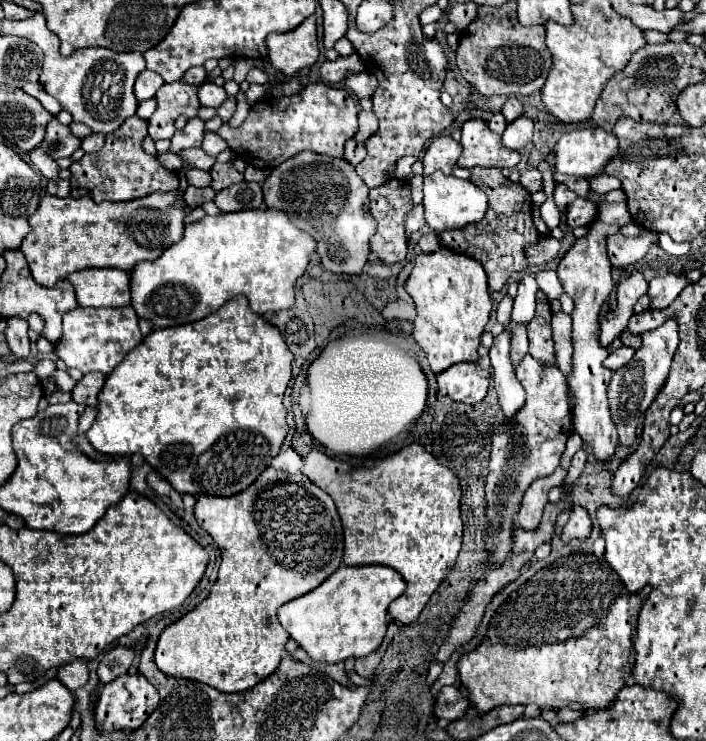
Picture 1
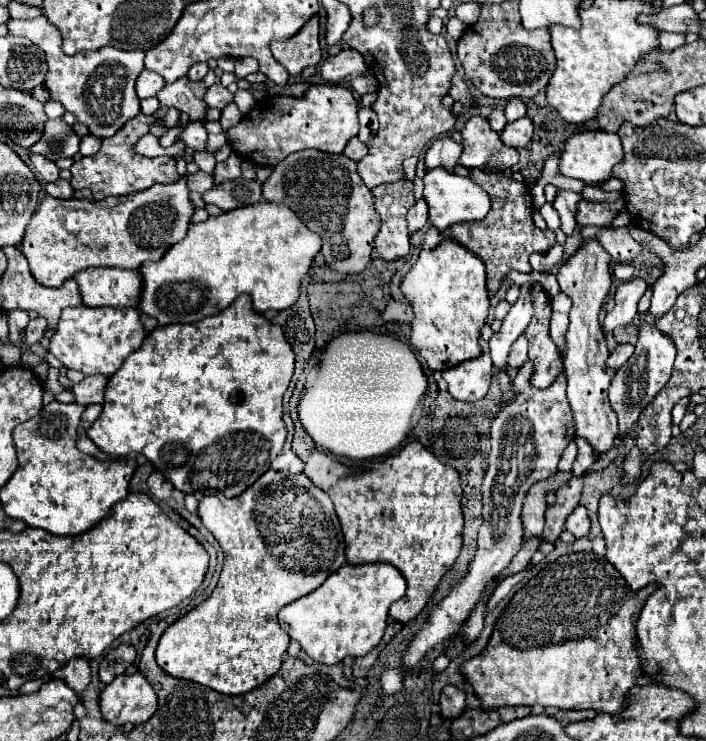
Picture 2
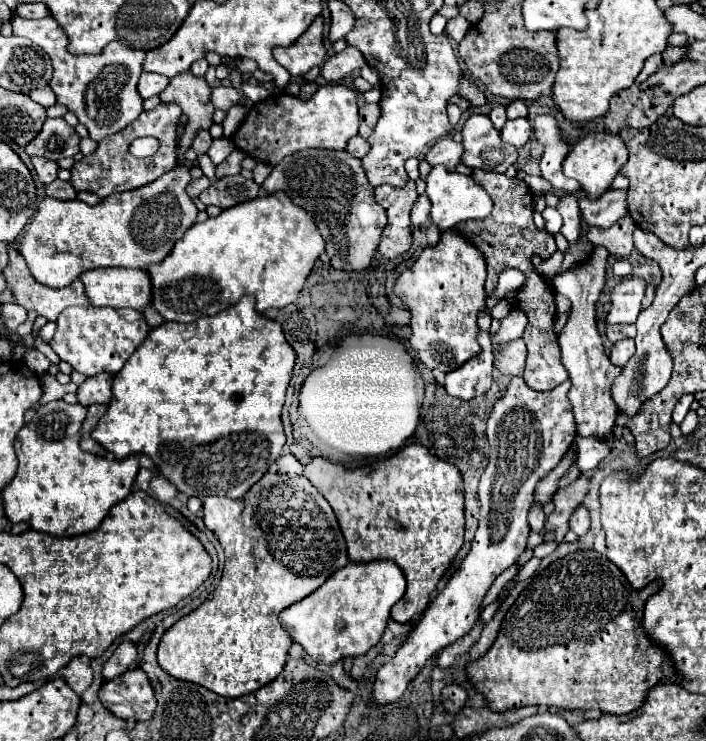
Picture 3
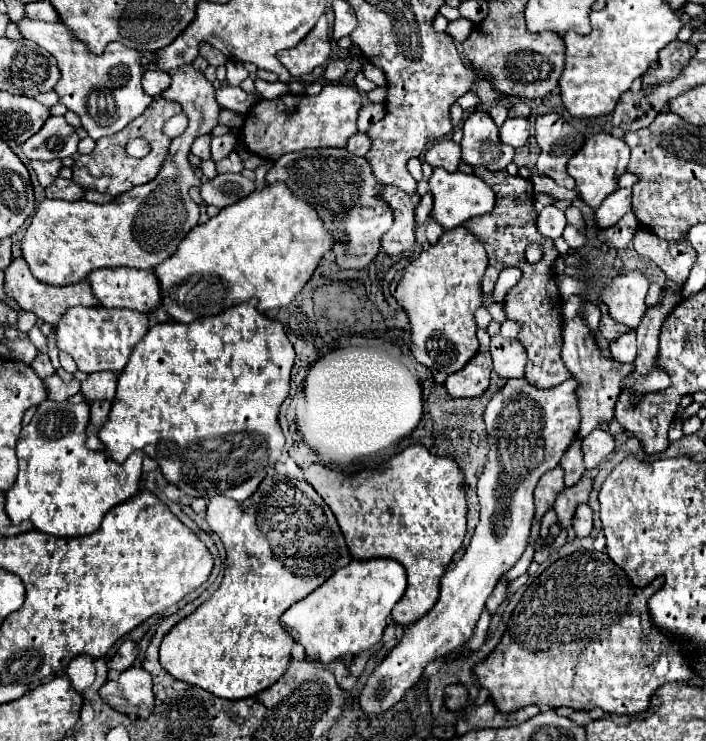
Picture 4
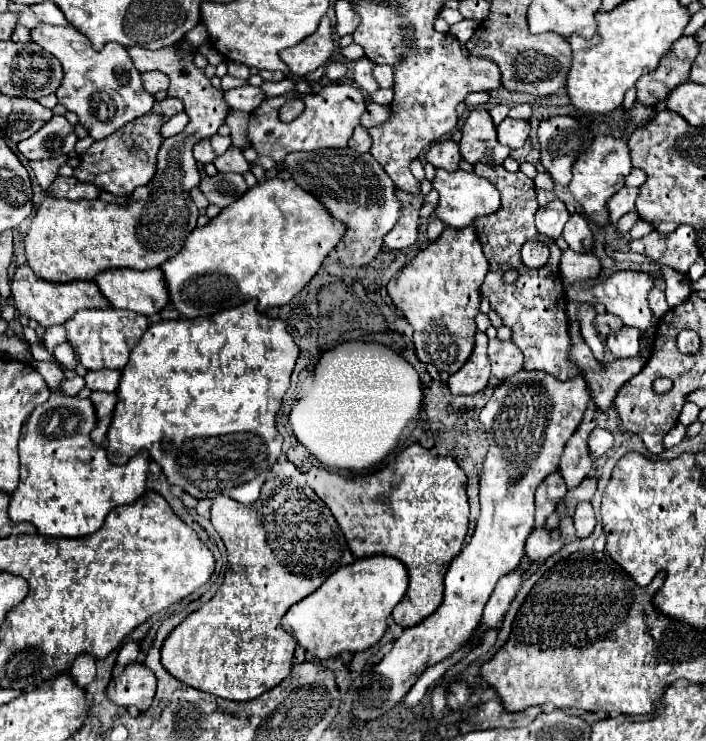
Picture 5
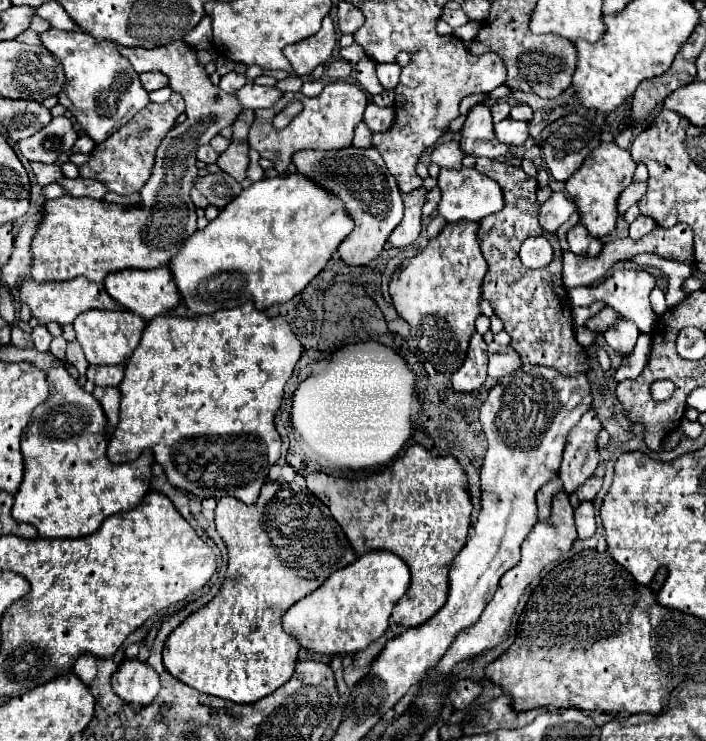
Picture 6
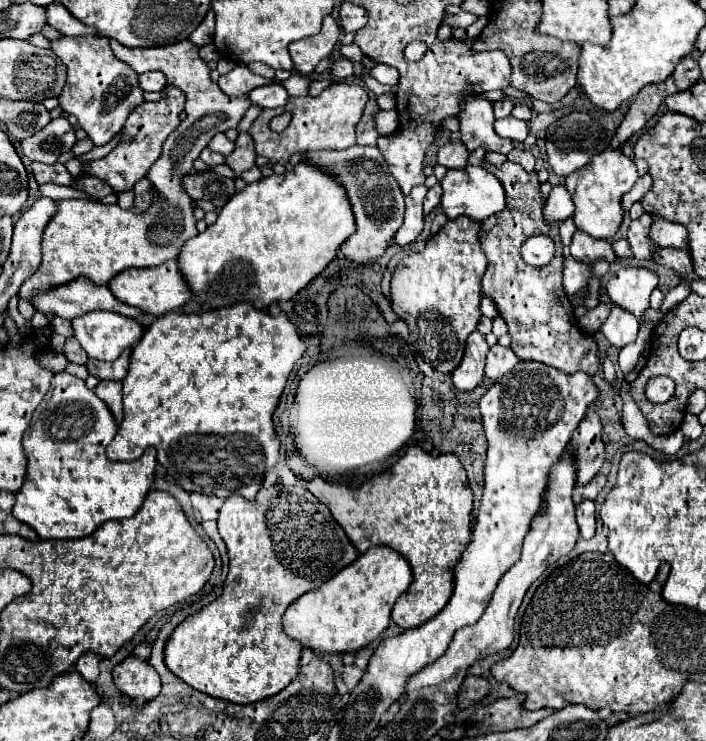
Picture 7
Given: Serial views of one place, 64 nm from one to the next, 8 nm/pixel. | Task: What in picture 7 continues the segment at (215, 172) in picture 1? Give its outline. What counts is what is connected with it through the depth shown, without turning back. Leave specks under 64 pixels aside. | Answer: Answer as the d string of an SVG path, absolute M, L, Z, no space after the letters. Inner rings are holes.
M244 132L244 134L240 134L238 140L236 140L234 152L224 158L224 164L234 170L236 178L240 178L240 174L242 174L244 170L252 168L252 166L254 166L254 158L256 158L256 152L254 152L254 144L252 144L252 140L250 140L250 134ZM242 138L246 138L246 140L244 140L244 142L238 142L238 140L242 140Z

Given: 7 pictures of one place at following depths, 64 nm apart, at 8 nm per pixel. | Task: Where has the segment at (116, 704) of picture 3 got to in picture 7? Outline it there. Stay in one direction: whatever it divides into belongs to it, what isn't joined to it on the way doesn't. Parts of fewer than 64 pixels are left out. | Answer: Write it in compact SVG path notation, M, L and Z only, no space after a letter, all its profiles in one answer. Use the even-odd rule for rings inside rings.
M134 654L114 668L112 678L116 688L132 700L150 702L160 694L158 672L146 660L140 660Z

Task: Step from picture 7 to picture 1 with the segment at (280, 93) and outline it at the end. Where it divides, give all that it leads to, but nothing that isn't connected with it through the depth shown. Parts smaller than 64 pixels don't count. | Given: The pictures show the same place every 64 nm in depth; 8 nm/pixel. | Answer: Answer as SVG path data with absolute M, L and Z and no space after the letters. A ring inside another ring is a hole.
M202 82L202 84L198 86L198 98L200 98L200 104L202 104L202 106L218 108L228 96L226 96L224 88L216 86L214 82Z

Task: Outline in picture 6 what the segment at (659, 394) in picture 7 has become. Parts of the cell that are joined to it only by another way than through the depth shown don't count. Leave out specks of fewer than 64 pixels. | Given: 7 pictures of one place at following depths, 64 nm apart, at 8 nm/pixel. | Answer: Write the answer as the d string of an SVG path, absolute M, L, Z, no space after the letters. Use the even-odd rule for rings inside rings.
M656 380L650 389L654 400L666 400L668 396L672 396L675 385L670 380Z

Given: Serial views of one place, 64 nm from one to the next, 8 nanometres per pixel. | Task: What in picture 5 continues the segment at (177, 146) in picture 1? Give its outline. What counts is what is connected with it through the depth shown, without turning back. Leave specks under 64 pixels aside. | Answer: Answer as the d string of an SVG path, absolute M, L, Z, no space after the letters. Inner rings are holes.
M200 140L200 144L194 146L194 158L196 158L198 162L202 162L202 164L214 162L216 154L214 154L214 150L212 150L212 146L210 146L210 140Z

